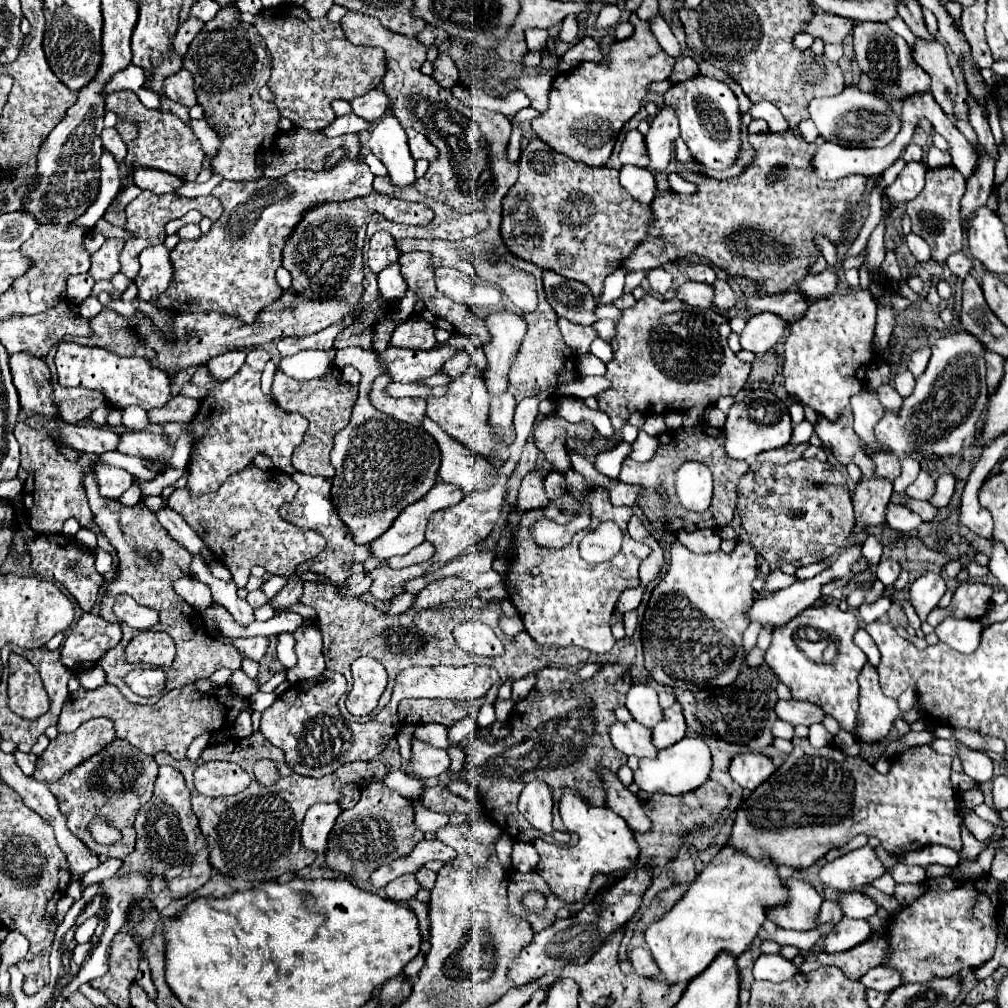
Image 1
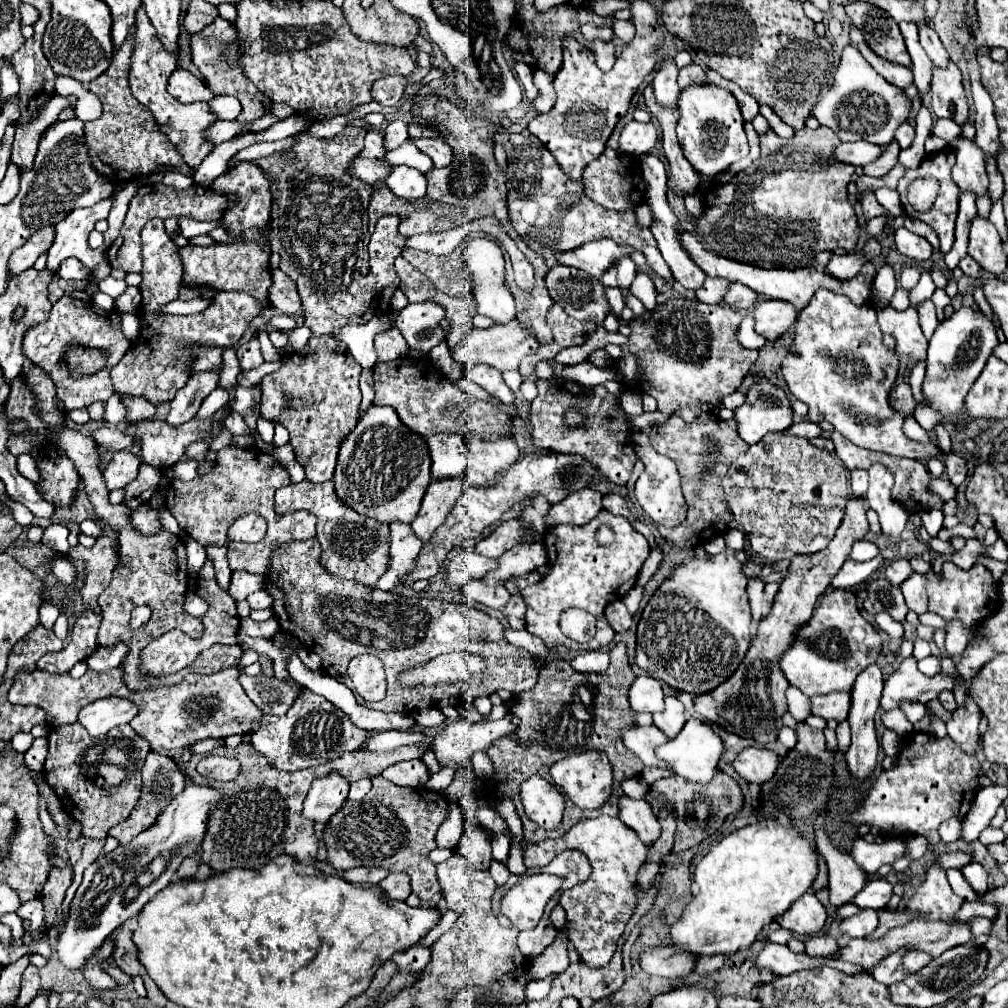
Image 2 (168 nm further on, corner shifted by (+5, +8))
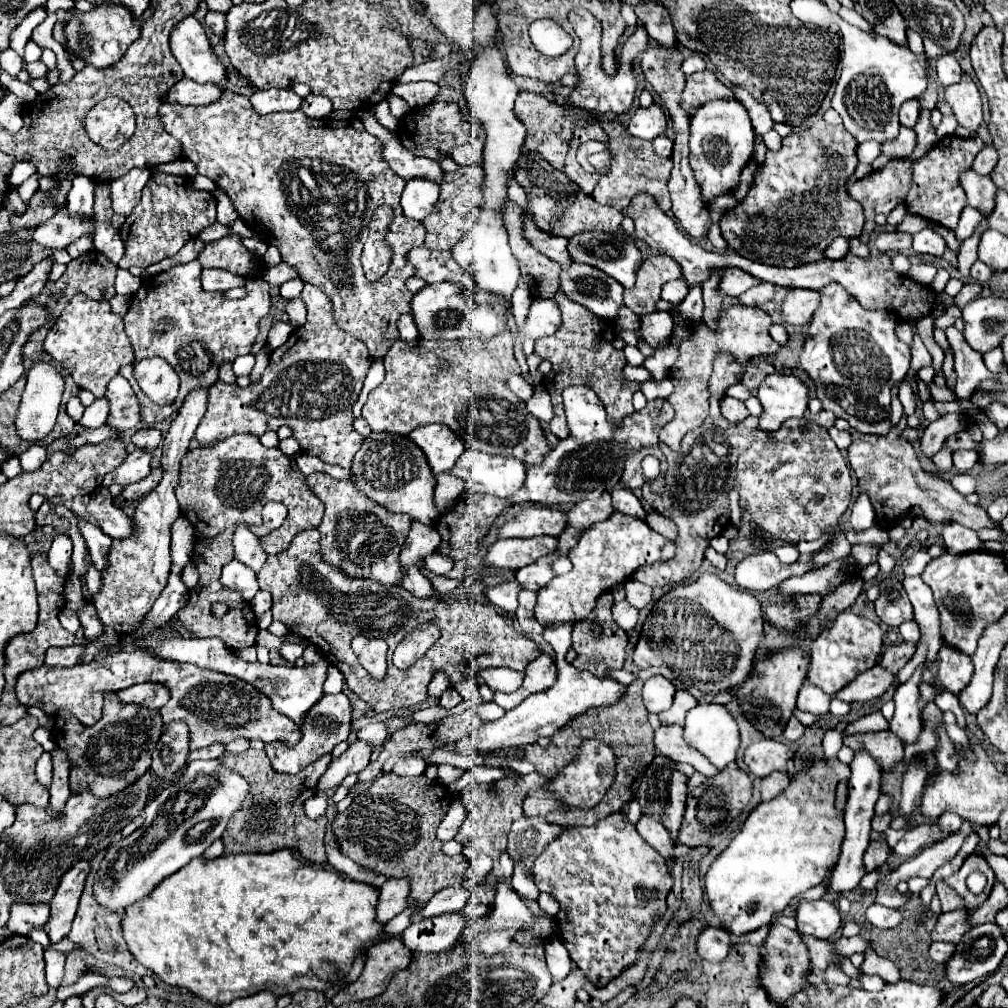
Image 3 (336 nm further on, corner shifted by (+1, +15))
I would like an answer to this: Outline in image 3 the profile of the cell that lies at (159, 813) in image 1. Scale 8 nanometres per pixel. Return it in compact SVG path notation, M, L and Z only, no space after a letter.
M182 721L168 725L152 753L152 769L158 777L172 777L188 759L188 731Z

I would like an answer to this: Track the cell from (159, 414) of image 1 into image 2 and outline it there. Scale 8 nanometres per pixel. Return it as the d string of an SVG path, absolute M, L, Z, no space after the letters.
M120 394L120 396L128 406L128 422L154 418L156 408L154 404L150 404L150 400L142 400L142 396L126 396L126 394Z

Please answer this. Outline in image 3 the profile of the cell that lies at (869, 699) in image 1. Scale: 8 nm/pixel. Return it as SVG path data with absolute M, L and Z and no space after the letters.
M942 645L940 648L940 669L936 675L934 685L942 685L950 693L960 693L966 689L972 677L972 659L950 649L948 645Z

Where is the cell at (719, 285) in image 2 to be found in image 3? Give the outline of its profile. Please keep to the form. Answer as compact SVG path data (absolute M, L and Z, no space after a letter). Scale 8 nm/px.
M730 267L722 273L722 281L720 281L720 291L730 295L730 297L738 297L742 295L746 289L758 285L762 281L758 281L756 277L750 277L750 273L738 269L738 267Z

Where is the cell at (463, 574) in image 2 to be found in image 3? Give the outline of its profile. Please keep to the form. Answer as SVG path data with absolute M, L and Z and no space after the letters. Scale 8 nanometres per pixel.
M528 537L528 539L500 539L496 541L484 555L488 565L496 565L500 569L520 569L536 559L552 553L558 547L556 537Z

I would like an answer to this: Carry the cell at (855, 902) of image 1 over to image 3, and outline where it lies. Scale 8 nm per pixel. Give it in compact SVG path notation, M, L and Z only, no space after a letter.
M964 821L964 825L960 827L960 831L956 831L952 837L948 837L946 841L934 843L930 847L924 847L918 855L906 859L898 869L894 869L892 873L888 873L884 877L882 883L896 887L898 881L908 881L910 877L926 877L932 879L934 871L938 867L942 867L944 863L948 863L960 849L960 845L964 843L964 839L972 833L972 825L970 821Z

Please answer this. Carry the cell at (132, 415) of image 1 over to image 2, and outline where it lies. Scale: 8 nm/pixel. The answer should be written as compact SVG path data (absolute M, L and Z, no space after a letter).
M112 394L112 398L106 402L106 414L104 420L110 424L120 424L126 420L126 404L122 404L122 400L118 400L120 394Z

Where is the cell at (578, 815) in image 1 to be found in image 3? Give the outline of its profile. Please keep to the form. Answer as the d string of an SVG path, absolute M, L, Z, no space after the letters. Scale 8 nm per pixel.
M612 813L592 827L570 827L556 837L534 863L534 883L540 891L548 891L560 903L560 911L554 917L558 935L584 975L594 985L602 987L636 963L640 947L666 911L666 895L670 893L674 879L666 859L638 837L636 827L628 823L626 815Z

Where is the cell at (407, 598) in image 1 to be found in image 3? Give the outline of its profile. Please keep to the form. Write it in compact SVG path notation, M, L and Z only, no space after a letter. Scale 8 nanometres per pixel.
M434 552L425 559L426 568L432 573L445 576L453 567L453 560L438 552Z

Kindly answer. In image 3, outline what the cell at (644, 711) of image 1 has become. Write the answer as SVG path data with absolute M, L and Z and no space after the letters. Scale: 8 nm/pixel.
M654 675L654 677L650 677L644 683L644 691L642 691L644 705L646 705L646 709L650 713L666 711L672 705L674 693L676 693L676 689L674 689L674 685L666 677Z

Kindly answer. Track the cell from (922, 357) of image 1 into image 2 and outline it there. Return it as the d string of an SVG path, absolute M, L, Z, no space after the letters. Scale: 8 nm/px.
M918 360L914 366L912 366L912 372L910 372L910 386L912 386L912 394L914 394L914 400L922 402L924 396L920 392L920 386L922 386L922 380L924 380L924 370L926 370L926 362L924 360Z

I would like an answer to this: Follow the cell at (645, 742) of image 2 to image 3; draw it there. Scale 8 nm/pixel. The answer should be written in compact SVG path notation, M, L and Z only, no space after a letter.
M662 725L660 729L656 729L656 737L654 737L656 749L670 757L672 761L684 761L694 765L696 771L700 771L706 777L714 777L720 773L718 767L710 765L710 761L706 757L702 757L702 753L698 753L686 739L684 739L684 729L680 725Z

